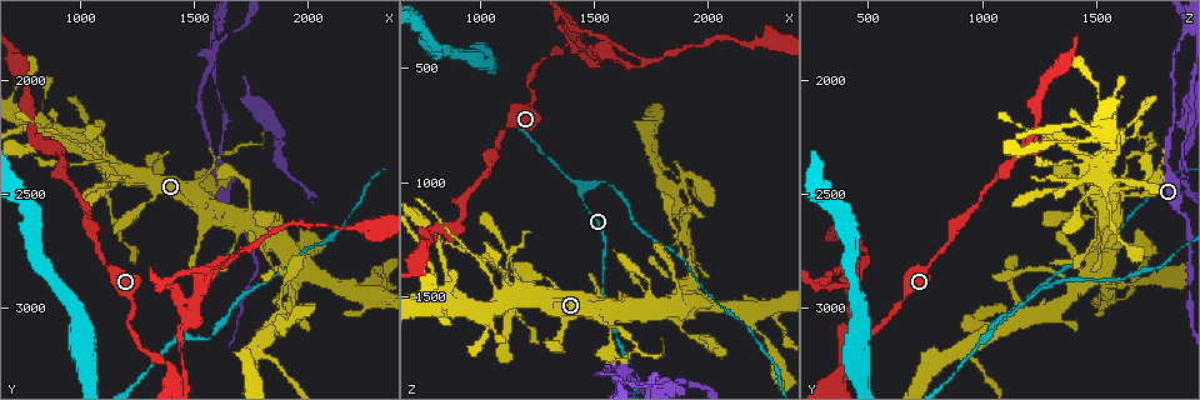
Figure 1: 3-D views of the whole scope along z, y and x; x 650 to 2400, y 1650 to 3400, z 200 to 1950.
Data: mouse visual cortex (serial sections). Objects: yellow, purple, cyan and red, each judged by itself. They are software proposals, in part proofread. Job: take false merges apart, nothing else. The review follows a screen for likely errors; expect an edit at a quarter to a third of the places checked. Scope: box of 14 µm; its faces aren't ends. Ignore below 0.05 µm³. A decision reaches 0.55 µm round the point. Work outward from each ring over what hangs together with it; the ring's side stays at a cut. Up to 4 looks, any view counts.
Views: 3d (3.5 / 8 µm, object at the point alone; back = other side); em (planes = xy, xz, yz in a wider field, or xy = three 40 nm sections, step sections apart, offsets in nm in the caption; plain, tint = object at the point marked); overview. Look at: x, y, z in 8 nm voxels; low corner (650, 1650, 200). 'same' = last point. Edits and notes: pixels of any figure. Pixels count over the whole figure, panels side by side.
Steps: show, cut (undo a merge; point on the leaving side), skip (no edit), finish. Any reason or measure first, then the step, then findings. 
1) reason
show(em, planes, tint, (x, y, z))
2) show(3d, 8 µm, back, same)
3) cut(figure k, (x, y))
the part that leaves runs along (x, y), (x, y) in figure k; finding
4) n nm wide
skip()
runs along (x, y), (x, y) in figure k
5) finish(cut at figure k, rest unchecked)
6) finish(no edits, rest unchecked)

thick turns thin
show(3d, 3.5 µm, (880, 2260, 1490))

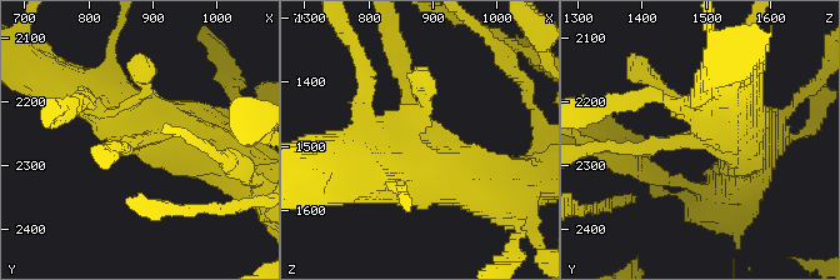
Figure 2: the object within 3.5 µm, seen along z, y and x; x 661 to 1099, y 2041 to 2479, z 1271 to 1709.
show(em, planes, tint, (870, 2255, 1495))

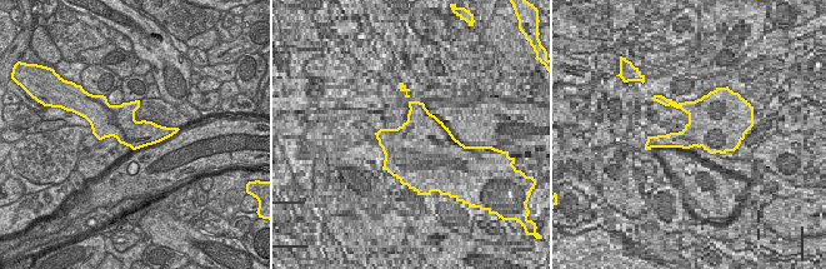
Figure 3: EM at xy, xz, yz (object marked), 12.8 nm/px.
skip()
runs along (216, 146), (144, 128), (75, 89) in figure 2; all the same cell

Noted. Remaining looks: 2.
narrows sharply
show(3d, 3.5 µm, (1520, 2040, 1840))

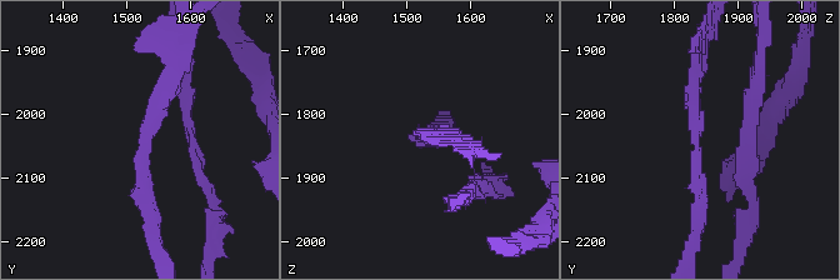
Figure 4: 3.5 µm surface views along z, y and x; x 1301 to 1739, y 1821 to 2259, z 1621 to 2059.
show(em, xy, step 5, tint, (1530, 2045, 1835))

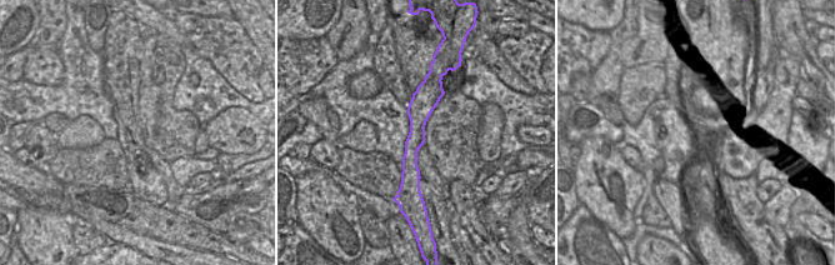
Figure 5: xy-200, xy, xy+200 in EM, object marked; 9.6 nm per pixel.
arms of 200, 200 nm
skip()
runs along (153, 230), (141, 153), (173, 69) in figure 4; all the same cell

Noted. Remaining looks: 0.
finish(no edits, rest unchecked)

